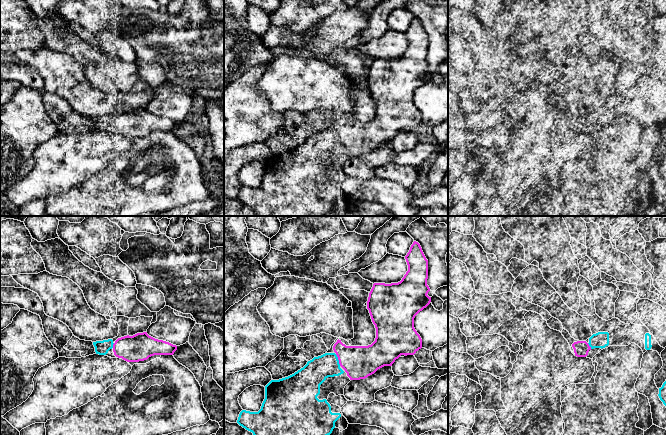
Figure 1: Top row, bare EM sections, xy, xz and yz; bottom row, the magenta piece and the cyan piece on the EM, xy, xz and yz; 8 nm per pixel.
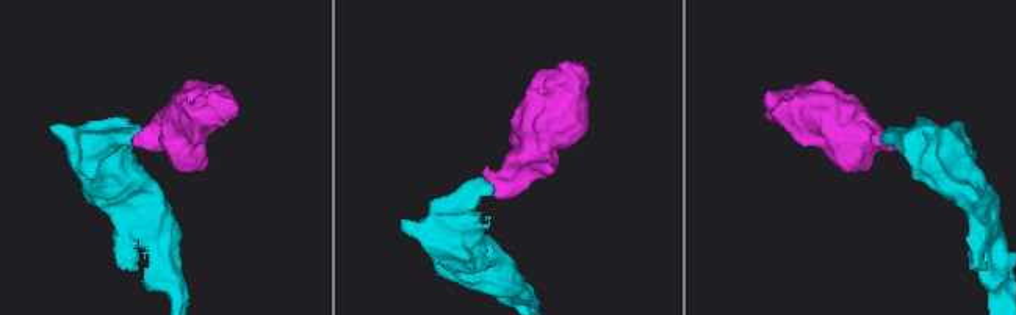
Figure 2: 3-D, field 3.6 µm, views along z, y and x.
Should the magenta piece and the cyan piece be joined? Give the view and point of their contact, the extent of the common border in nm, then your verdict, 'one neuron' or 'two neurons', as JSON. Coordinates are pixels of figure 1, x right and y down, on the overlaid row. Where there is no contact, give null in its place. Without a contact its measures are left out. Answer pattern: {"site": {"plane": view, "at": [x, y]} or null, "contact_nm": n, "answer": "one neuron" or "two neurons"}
{"site": {"plane": "xz", "at": [338, 359]}, "contact_nm": 100, "answer": "one neuron"}

